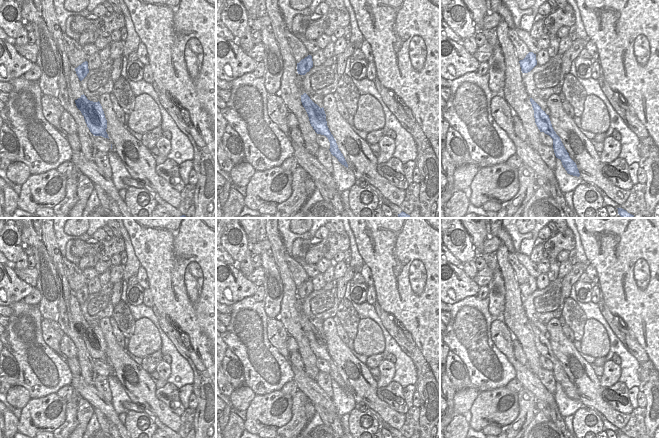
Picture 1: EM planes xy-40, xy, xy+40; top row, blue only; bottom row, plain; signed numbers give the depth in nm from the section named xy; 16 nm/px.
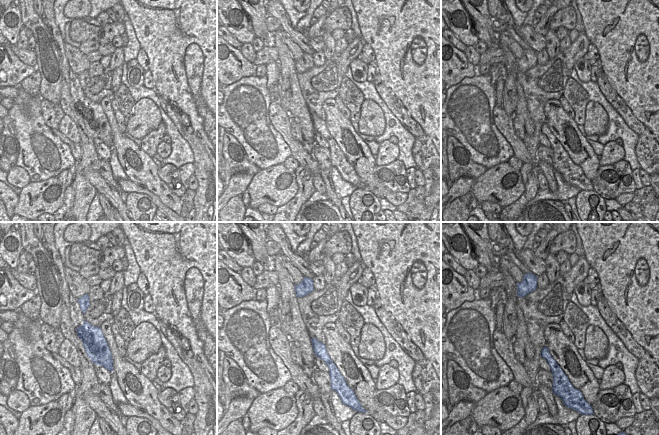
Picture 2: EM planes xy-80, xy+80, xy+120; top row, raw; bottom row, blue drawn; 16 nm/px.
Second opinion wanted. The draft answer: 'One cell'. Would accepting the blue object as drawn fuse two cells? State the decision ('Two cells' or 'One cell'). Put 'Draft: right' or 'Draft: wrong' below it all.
Two cells.
Draft: wrong

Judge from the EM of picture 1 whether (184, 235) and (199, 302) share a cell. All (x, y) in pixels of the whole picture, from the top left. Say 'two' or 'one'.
one

